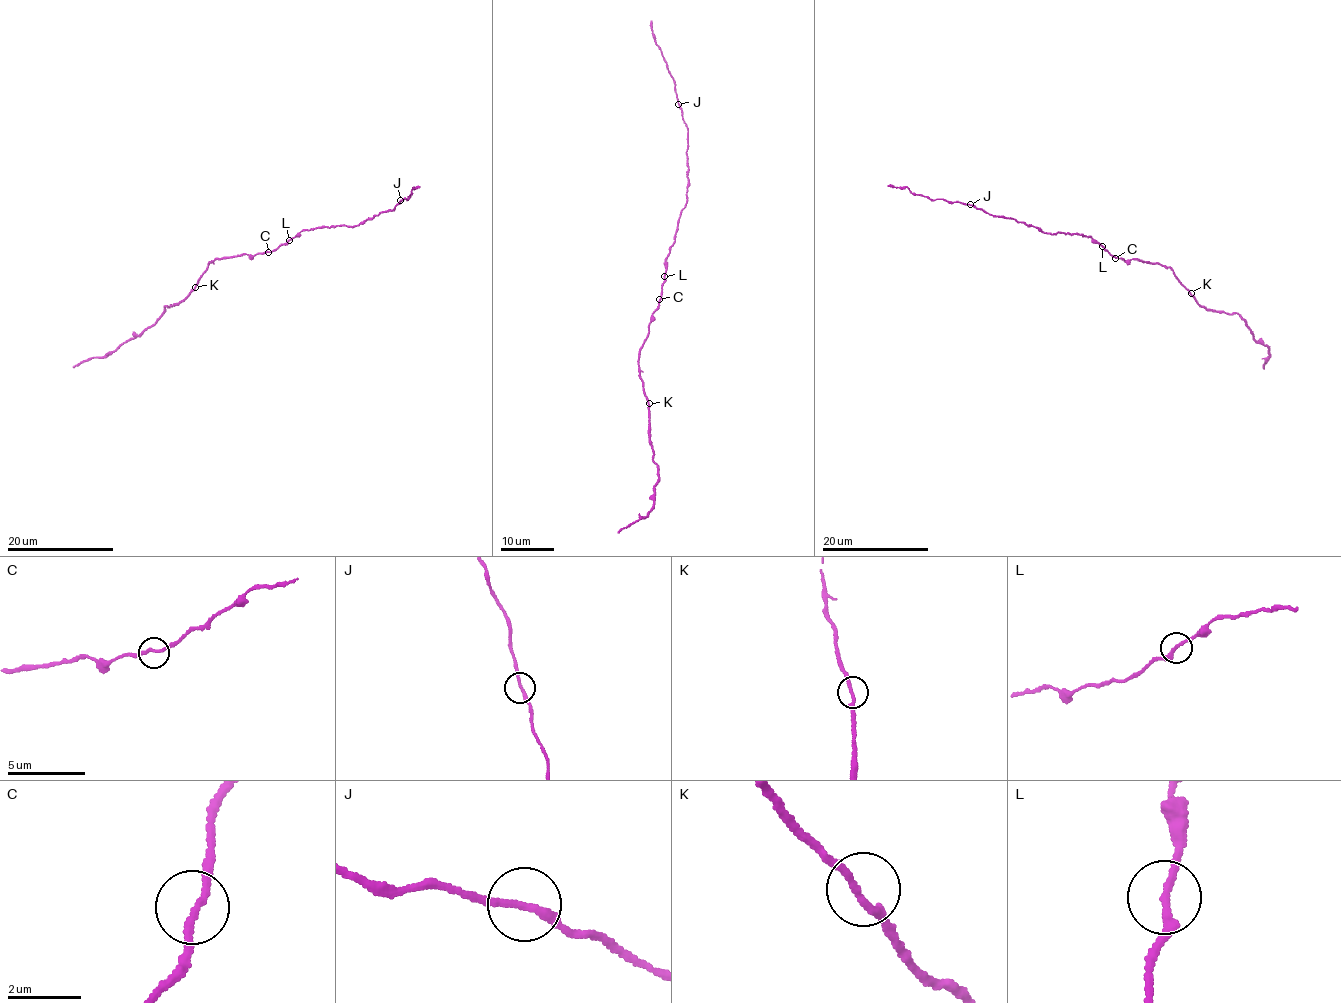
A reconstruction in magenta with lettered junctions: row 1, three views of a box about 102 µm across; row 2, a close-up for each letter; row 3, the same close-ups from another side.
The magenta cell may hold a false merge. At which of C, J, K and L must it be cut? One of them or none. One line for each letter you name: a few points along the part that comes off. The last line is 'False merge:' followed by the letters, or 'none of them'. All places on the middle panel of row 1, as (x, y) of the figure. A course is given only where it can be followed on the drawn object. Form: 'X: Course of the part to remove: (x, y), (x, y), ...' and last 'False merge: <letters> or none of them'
False merge: none of them

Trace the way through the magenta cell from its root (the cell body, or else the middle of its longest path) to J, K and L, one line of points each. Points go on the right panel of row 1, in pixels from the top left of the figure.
J: (1116, 257), (1091, 237), (1062, 232), (1046, 234), (1011, 218), (989, 215), (971, 205)
K: (1116, 257), (1168, 266), (1191, 293)
L: (1116, 257), (1102, 246)

